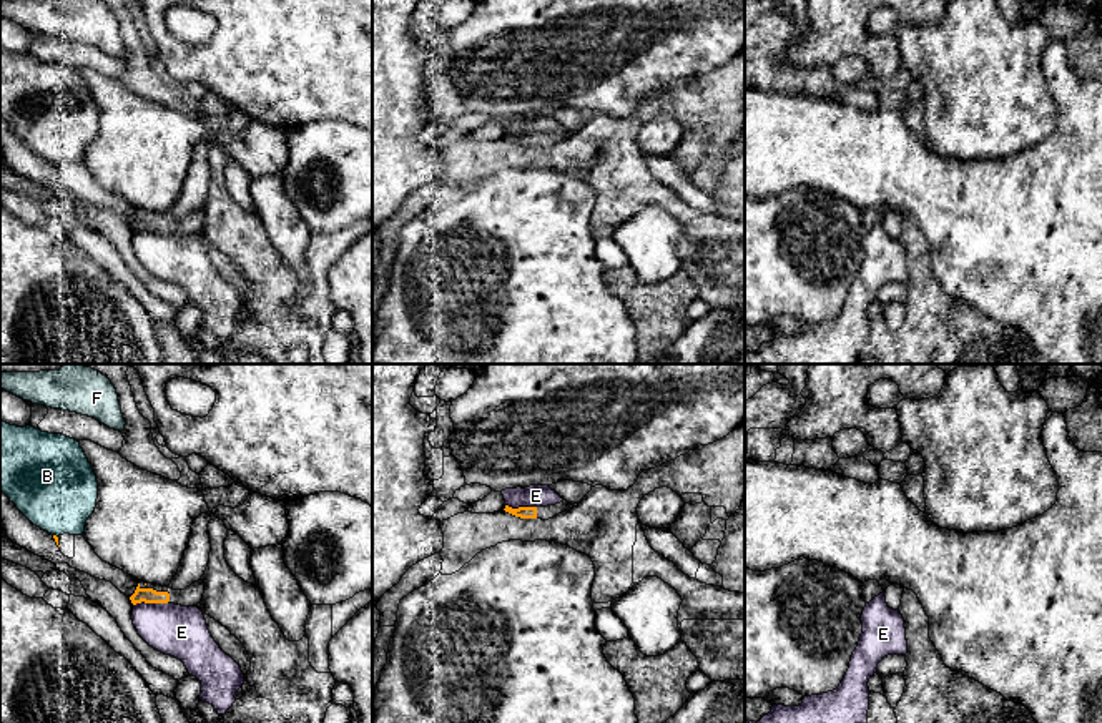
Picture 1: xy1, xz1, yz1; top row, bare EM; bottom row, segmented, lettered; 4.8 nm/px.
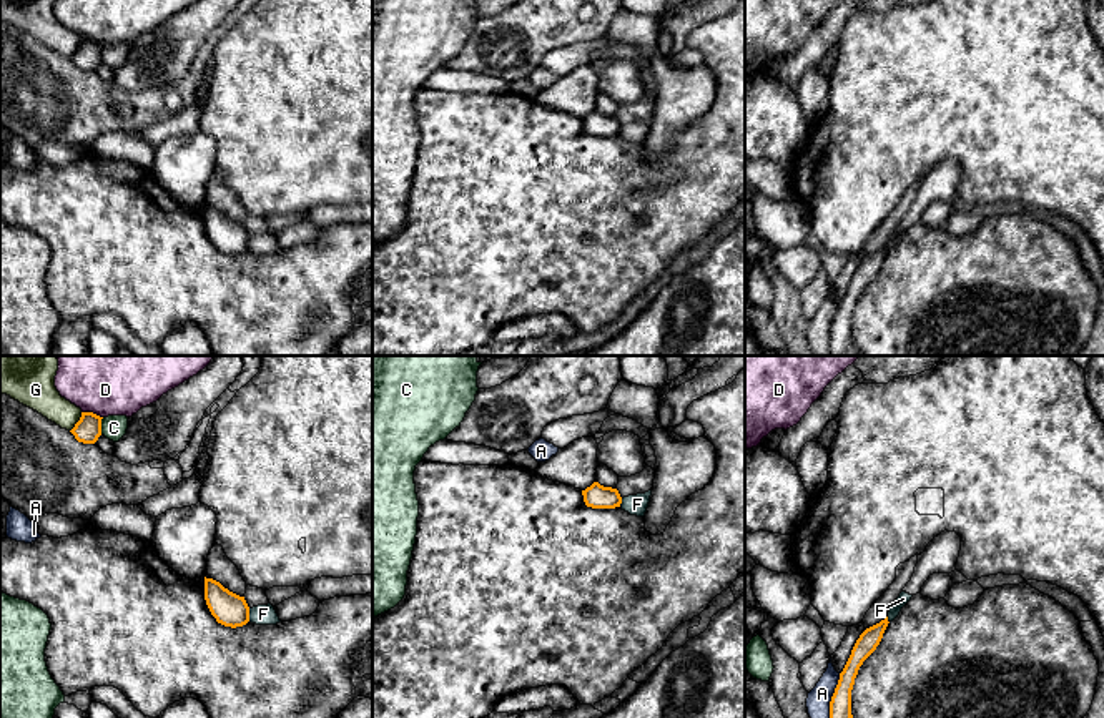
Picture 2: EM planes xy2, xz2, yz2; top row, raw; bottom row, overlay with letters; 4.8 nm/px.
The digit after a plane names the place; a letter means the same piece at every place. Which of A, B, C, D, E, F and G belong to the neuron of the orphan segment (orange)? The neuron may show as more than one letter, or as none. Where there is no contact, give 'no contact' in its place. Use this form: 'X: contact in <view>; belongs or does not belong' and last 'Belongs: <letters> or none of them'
A: contact in yz2; does not belong
B: contact in xy1; does not belong
C: contact in xy2; does not belong
D: contact in xy2; does not belong
E: contact in xy1; does not belong
F: contact in xy2; does not belong
G: contact in xy2; does not belong
Belongs: none of them

